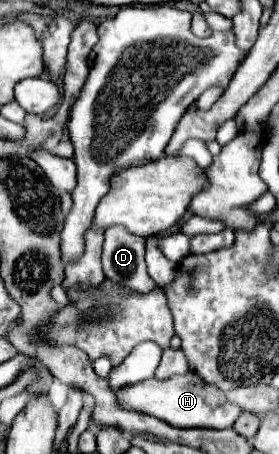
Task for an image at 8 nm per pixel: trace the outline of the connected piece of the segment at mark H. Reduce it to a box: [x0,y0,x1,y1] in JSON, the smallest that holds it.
[118,371,242,429]

